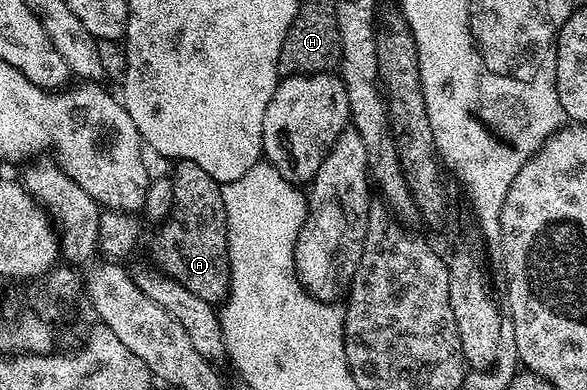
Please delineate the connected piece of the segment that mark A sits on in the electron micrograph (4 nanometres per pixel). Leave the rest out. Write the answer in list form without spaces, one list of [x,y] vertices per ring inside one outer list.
[[[178,161],[174,165],[175,173],[170,173],[173,190],[173,206],[171,215],[163,221],[155,236],[155,245],[151,248],[154,267],[164,276],[176,280],[185,286],[185,290],[193,290],[197,298],[205,298],[205,302],[219,306],[226,300],[231,290],[231,263],[227,253],[227,215],[223,205],[223,189],[212,176],[205,174],[197,162]]]

